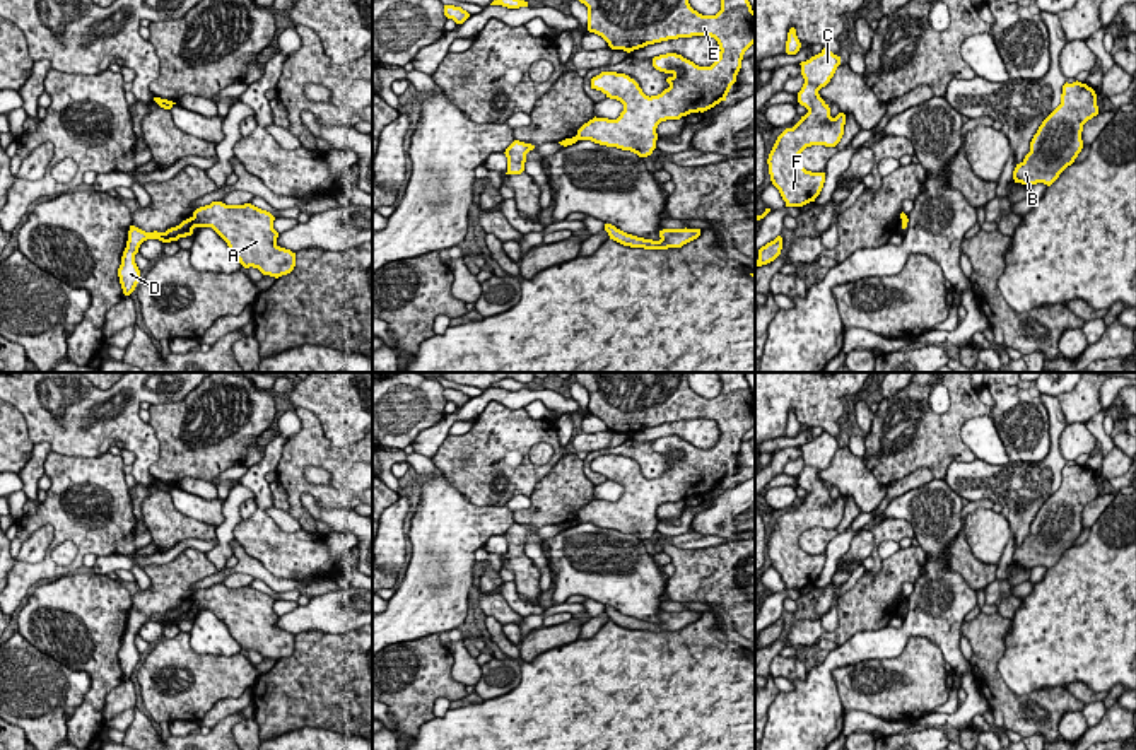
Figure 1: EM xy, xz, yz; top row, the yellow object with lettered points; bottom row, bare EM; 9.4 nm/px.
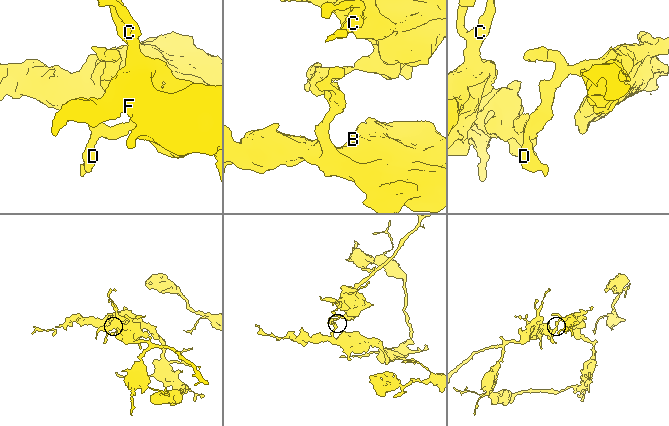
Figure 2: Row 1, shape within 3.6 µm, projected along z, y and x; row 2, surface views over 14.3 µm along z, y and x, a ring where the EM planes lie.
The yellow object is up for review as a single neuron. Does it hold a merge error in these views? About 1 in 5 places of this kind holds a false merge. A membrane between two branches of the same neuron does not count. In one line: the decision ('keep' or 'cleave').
cleave

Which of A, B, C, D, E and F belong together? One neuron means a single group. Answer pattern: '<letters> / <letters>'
A C E F / B D

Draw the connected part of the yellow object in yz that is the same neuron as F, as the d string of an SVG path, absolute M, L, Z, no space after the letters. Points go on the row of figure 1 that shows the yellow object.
M823 48L799 65L805 84L798 92L798 103L808 113L777 137L767 159L770 181L779 190L786 207L803 207L820 195L825 173L806 171L799 164L799 154L811 145L835 147L846 125L846 114L839 113L832 118L829 104L818 94L834 77L840 56Z

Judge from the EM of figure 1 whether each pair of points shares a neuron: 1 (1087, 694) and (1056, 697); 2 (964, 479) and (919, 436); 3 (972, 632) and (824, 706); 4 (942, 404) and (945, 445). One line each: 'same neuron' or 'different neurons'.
1: different neurons
2: different neurons
3: different neurons
4: different neurons

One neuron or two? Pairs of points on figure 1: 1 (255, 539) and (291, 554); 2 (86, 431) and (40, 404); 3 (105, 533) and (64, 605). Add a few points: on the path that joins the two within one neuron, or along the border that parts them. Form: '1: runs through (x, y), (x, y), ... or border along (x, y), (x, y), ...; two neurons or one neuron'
1: runs through (263, 540), (275, 544), (282, 550); one neuron
2: runs through (74, 419), (58, 404), (52, 404); one neuron
3: border along (76, 571), (45, 583); two neurons

